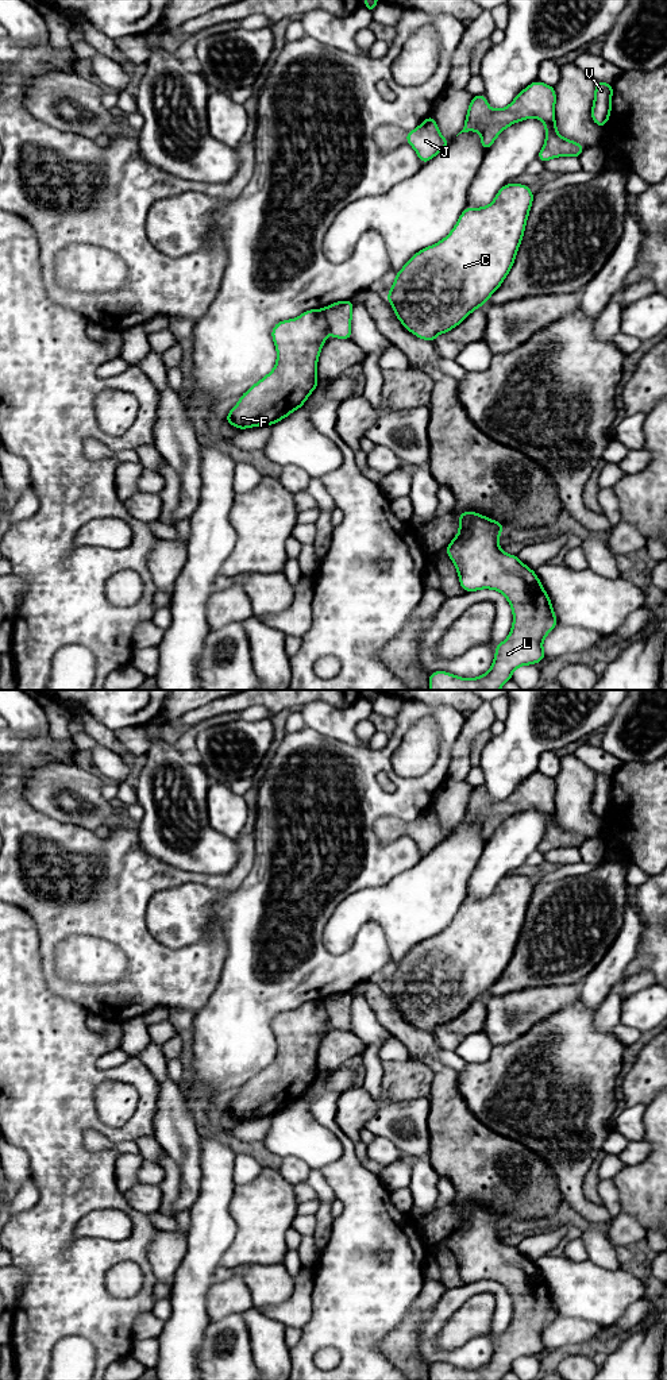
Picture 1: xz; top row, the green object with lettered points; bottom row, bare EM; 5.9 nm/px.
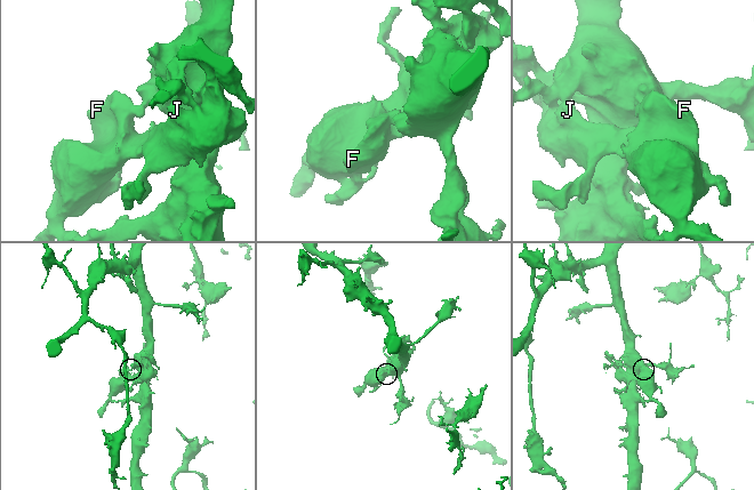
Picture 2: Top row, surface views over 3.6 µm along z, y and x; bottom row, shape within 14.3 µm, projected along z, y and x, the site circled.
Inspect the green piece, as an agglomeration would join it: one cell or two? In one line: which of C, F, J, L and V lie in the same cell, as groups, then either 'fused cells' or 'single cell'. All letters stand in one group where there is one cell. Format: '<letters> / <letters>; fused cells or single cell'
C L / F J V; fused cells

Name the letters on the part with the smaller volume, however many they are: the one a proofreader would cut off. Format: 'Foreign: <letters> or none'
Foreign: F, J, V

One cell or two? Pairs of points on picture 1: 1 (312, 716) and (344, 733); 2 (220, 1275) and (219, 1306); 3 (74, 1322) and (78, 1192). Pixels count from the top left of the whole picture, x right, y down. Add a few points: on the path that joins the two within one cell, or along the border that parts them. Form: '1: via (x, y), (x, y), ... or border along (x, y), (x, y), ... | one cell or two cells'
1: via (320, 716), (336, 725) | one cell
2: border along (235, 1267), (235, 1272), (230, 1278), (215, 1282) | two cells
3: via (66, 1290), (65, 1225) | one cell

